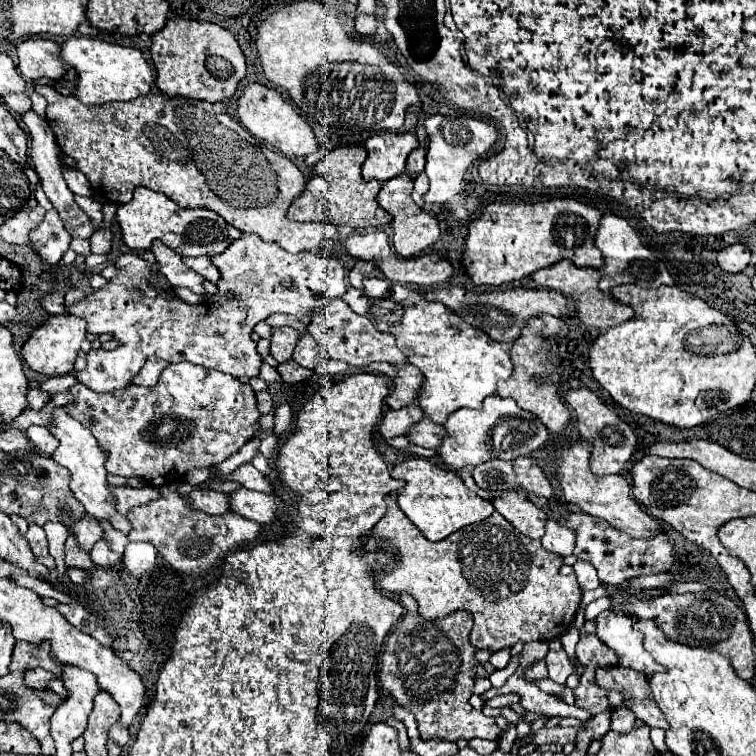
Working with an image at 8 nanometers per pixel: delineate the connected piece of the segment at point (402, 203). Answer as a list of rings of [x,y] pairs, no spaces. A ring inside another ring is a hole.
[[[397,175],[389,181],[383,183],[381,191],[379,191],[379,205],[391,213],[393,217],[393,247],[401,257],[415,257],[419,253],[423,253],[427,247],[431,247],[437,237],[439,237],[439,225],[437,219],[433,215],[429,215],[427,211],[423,211],[413,199],[411,199],[411,191],[413,191],[413,179],[409,175]]]

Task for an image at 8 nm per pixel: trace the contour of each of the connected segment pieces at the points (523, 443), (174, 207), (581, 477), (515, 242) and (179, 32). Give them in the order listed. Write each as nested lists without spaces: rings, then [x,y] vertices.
[[[489,395],[481,409],[457,409],[449,415],[445,427],[449,435],[443,439],[443,445],[437,449],[437,453],[453,471],[461,469],[463,465],[479,465],[493,457],[517,459],[521,455],[531,455],[549,439],[547,427],[533,413],[521,409],[509,397],[503,399],[497,395]]]
[[[137,187],[133,195],[135,197],[131,203],[119,205],[117,221],[121,225],[123,241],[135,251],[145,251],[155,239],[161,239],[183,257],[213,257],[223,253],[235,239],[243,235],[239,229],[229,225],[219,213],[211,209],[185,209],[171,201],[167,195],[151,191],[147,187]]]
[[[579,441],[571,443],[569,447],[557,451],[555,463],[557,463],[557,477],[563,489],[563,495],[569,503],[575,503],[581,507],[583,513],[601,517],[609,521],[613,527],[633,535],[633,537],[655,537],[663,529],[655,517],[645,513],[641,505],[635,501],[635,495],[631,491],[629,481],[623,475],[609,475],[609,477],[595,477],[591,471],[591,451],[593,445],[589,441]]]
[[[553,199],[545,203],[491,203],[483,215],[469,225],[463,263],[475,285],[503,285],[519,281],[535,271],[549,267],[561,259],[571,259],[577,267],[603,267],[605,257],[595,245],[595,235],[601,223],[601,211],[577,199]]]
[[[169,19],[167,25],[151,37],[151,57],[157,69],[157,87],[167,95],[201,99],[209,103],[231,99],[245,77],[245,57],[235,37],[213,23],[193,19]]]

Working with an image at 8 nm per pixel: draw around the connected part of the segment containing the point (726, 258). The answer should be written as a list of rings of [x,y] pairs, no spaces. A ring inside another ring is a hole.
[[[735,243],[717,253],[717,263],[727,273],[741,273],[749,265],[749,257],[751,257],[749,247],[743,243]]]

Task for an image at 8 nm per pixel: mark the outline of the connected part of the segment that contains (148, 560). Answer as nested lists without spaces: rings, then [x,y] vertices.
[[[131,543],[127,549],[125,549],[125,557],[123,557],[123,563],[127,567],[127,571],[131,573],[133,579],[141,581],[145,575],[151,575],[153,569],[155,569],[155,549],[153,545],[149,543]]]

